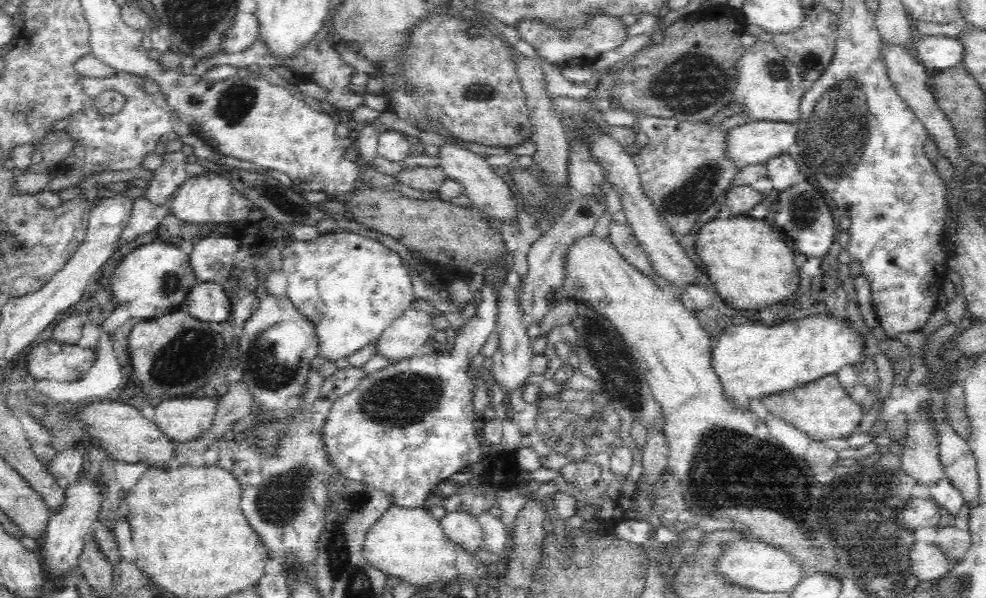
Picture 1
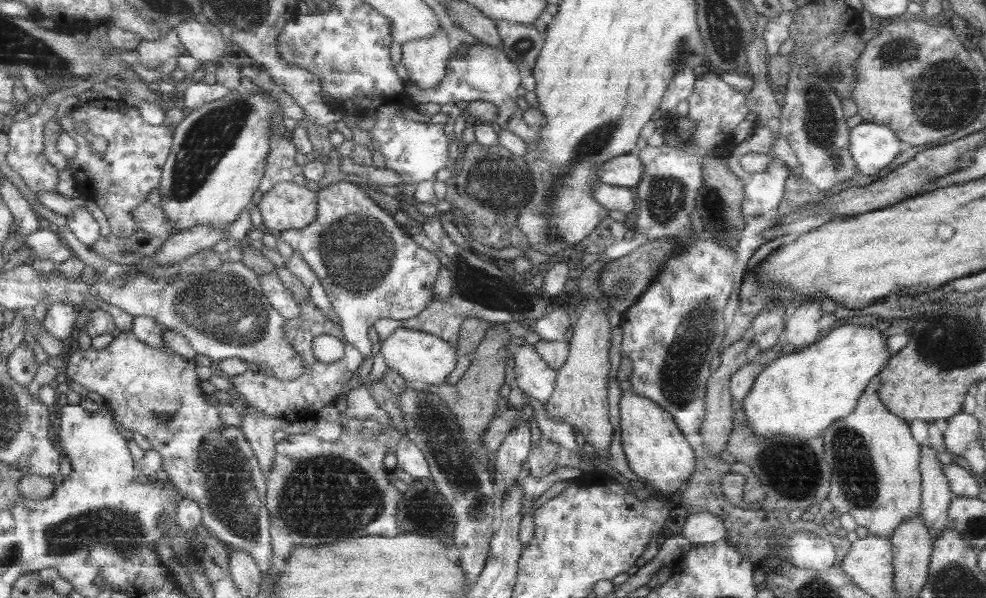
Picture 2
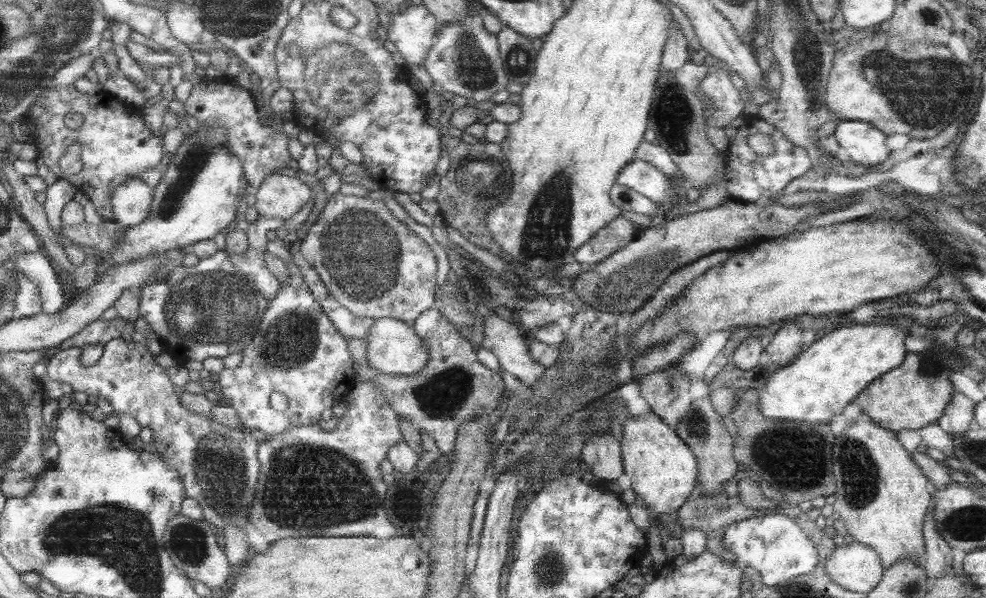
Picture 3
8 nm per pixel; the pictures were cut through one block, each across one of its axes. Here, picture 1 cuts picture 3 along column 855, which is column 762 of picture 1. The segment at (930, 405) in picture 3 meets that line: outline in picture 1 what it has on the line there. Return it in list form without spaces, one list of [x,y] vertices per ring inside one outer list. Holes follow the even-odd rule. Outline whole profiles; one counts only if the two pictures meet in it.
[[[835,375],[817,378],[814,382],[794,387],[781,393],[760,398],[766,413],[783,420],[808,435],[812,441],[823,442],[828,438],[846,438],[858,428],[863,417],[862,409],[848,397]]]

